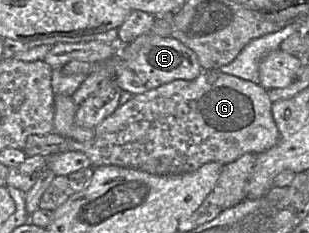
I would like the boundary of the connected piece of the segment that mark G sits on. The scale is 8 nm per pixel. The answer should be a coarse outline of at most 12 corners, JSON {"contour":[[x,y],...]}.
{"contour":[[218,69],[130,97],[26,157],[177,175],[279,142],[268,91]]}

